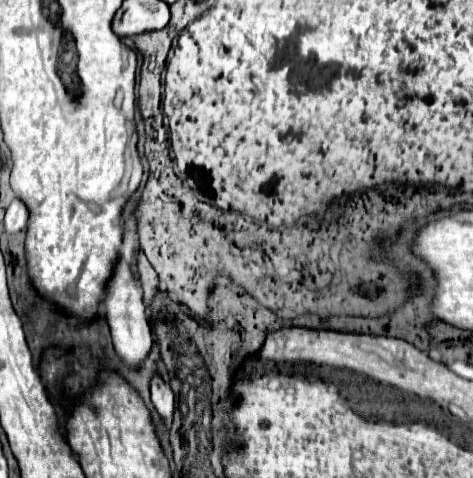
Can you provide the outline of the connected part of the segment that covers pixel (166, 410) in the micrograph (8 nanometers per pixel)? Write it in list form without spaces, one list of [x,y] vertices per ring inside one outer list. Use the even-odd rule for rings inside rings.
[[[154,375],[150,381],[150,393],[152,393],[152,403],[154,403],[156,411],[160,413],[160,417],[170,419],[172,411],[174,411],[174,393],[172,393],[170,385],[164,383],[164,379],[160,375]]]

